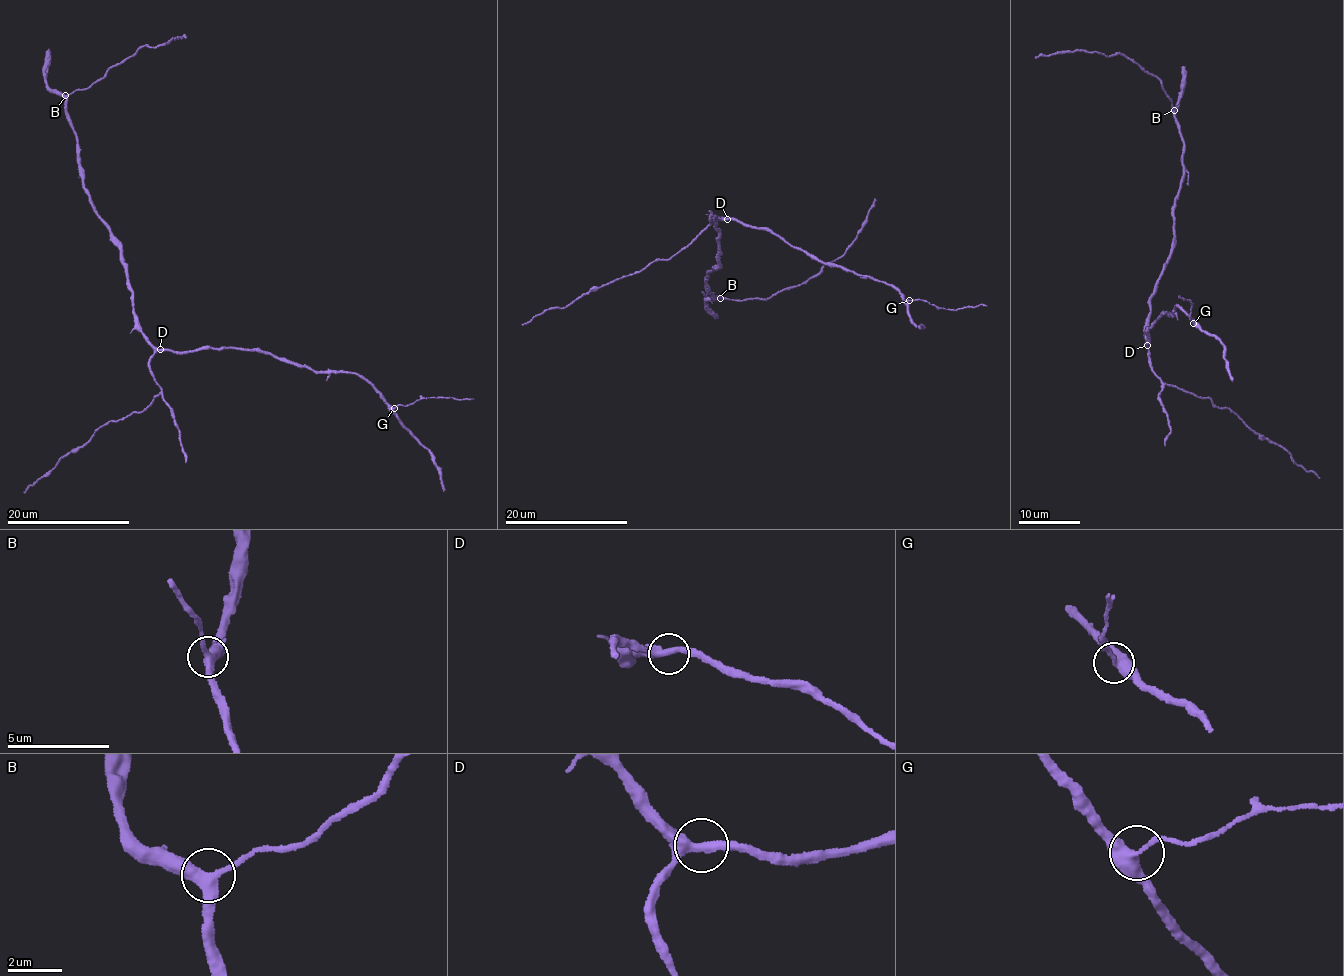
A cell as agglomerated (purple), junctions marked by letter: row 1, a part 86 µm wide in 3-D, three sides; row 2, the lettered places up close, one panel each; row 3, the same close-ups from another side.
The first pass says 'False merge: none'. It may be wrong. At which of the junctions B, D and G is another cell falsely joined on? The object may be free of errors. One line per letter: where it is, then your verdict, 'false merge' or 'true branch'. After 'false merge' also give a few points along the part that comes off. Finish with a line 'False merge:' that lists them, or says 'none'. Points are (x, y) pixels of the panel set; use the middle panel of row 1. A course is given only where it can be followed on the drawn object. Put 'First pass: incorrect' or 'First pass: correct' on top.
First pass: incorrect
B: (720, 298) | true branch
D: (727, 219) | true branch
G: (909, 300) | false merge | (908, 299), (921, 299), (941, 308), (986, 306)
False merge: G

